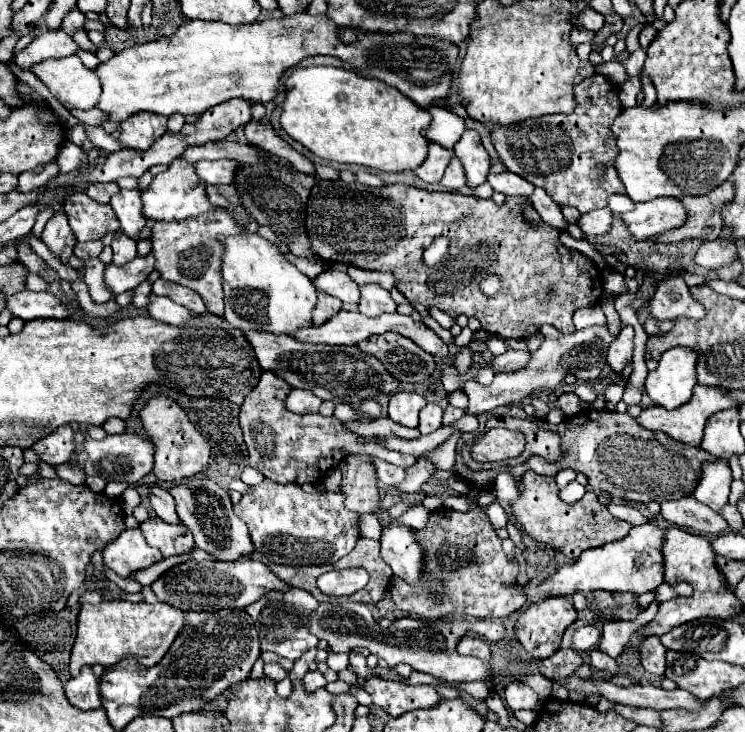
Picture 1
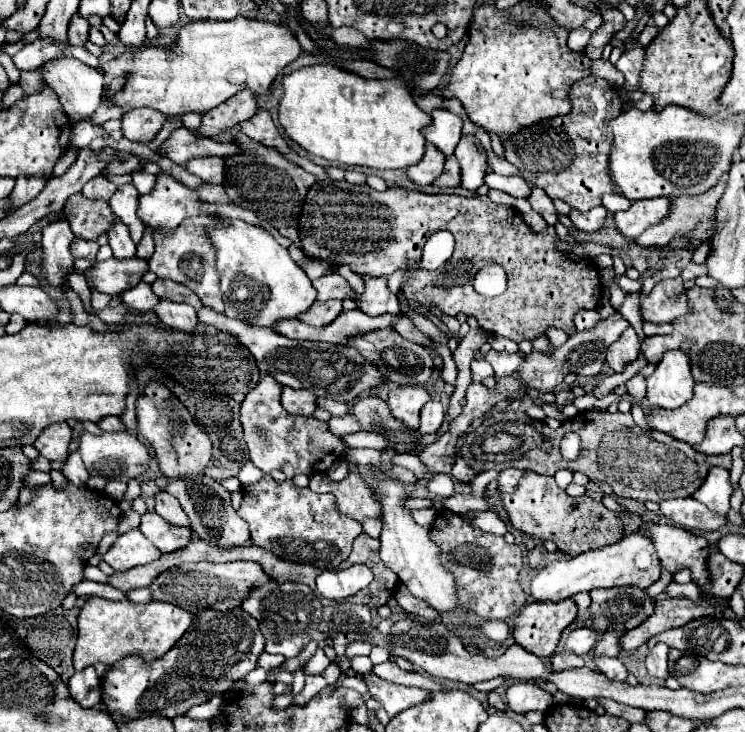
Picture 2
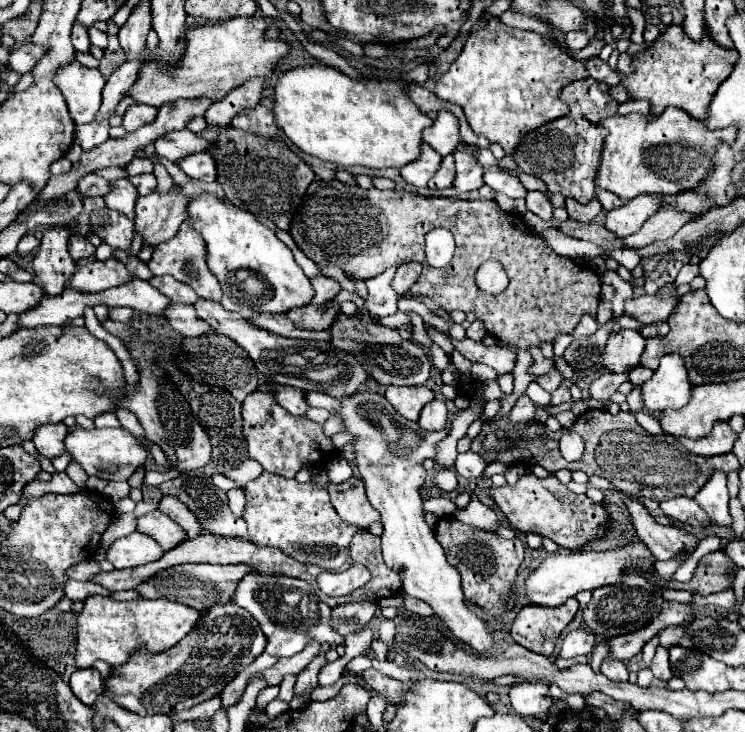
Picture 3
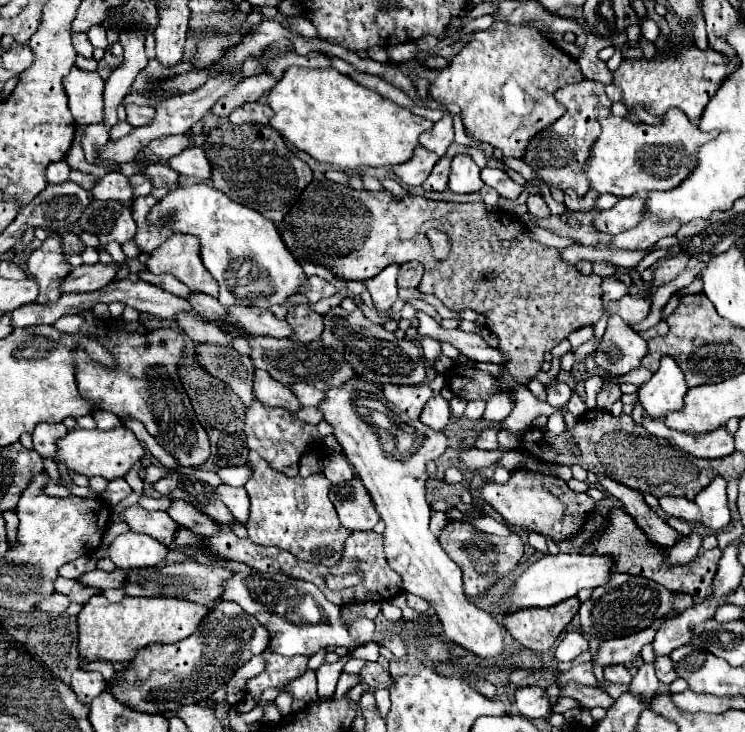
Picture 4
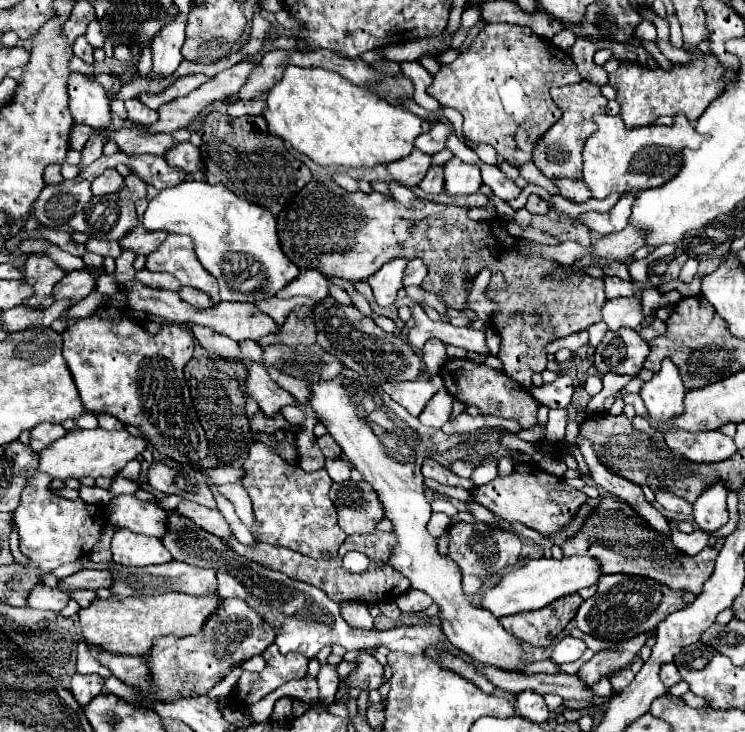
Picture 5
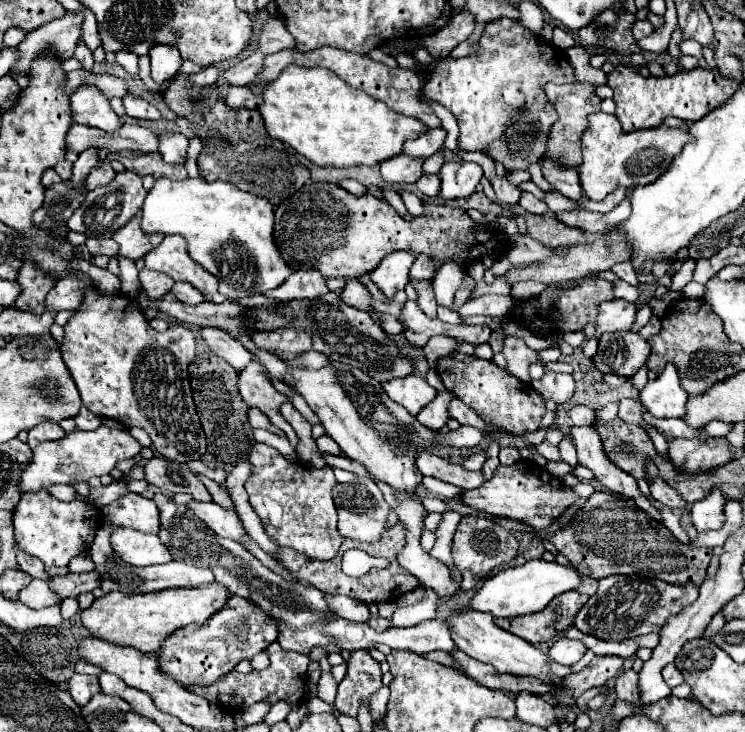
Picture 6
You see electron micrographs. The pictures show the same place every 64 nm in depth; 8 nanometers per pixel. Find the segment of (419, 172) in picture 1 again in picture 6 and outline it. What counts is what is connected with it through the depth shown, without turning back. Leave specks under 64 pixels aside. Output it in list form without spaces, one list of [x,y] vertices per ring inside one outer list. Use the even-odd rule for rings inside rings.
[[[396,156],[390,160],[384,160],[380,164],[380,172],[384,182],[388,184],[414,184],[420,180],[422,172],[422,158],[414,158],[414,156]]]

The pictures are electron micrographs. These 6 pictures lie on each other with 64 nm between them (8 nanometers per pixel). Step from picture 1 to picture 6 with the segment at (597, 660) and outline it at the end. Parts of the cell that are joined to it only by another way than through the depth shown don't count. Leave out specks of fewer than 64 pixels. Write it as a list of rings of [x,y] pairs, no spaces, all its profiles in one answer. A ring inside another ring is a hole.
[[[626,670],[622,672],[618,678],[616,678],[616,684],[614,684],[614,690],[616,690],[616,696],[622,698],[622,700],[630,700],[630,702],[636,702],[636,680],[638,680],[638,674],[634,670]]]

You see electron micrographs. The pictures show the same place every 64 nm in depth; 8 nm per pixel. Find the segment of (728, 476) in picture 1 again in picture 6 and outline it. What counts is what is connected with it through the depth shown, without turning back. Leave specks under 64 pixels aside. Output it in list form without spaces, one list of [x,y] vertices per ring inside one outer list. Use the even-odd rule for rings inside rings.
[[[714,488],[714,492],[710,492],[706,498],[694,502],[690,506],[690,514],[692,514],[692,522],[696,530],[698,532],[720,530],[722,524],[726,522],[724,504],[726,504],[726,498],[720,492],[720,488]]]

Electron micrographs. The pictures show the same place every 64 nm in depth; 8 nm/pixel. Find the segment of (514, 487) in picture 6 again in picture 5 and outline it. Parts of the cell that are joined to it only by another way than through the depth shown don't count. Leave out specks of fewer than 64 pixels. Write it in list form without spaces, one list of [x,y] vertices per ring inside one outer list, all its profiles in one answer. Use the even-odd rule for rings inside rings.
[[[518,464],[518,468],[508,478],[494,478],[492,482],[476,488],[472,496],[476,504],[488,508],[502,520],[518,522],[522,526],[540,532],[542,536],[556,534],[564,526],[568,526],[576,510],[588,500],[584,492],[568,486],[564,478],[546,474],[540,468],[530,464]]]

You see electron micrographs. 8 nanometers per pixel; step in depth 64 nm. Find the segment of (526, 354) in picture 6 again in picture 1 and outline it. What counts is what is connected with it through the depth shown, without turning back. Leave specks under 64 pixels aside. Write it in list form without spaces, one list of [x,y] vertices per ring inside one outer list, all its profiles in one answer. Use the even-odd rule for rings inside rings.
[[[318,180],[320,184],[312,188],[312,194],[310,194],[310,200],[308,200],[308,216],[306,216],[306,228],[308,228],[308,238],[312,240],[312,250],[326,262],[344,262],[344,264],[354,264],[362,270],[380,270],[380,272],[390,272],[394,274],[396,278],[396,284],[406,284],[406,280],[414,280],[414,296],[408,298],[408,300],[416,300],[416,304],[422,304],[426,310],[430,308],[438,308],[446,314],[450,314],[452,318],[464,314],[464,316],[474,316],[480,320],[482,324],[482,330],[486,330],[488,334],[498,334],[502,338],[530,338],[532,334],[538,334],[540,326],[542,324],[552,324],[556,330],[560,330],[562,334],[572,334],[576,328],[572,324],[572,314],[582,308],[582,306],[592,306],[600,300],[602,296],[602,280],[600,280],[600,272],[598,268],[594,266],[594,262],[576,252],[576,250],[570,250],[566,248],[562,242],[560,242],[560,232],[548,224],[532,224],[528,222],[528,218],[524,216],[524,208],[530,206],[530,198],[516,198],[516,196],[510,196],[506,198],[506,202],[502,206],[494,204],[492,200],[482,200],[482,198],[476,198],[476,196],[462,196],[462,194],[456,194],[456,192],[426,192],[426,190],[420,190],[420,188],[414,188],[414,186],[406,186],[406,184],[384,184],[380,188],[372,188],[372,186],[364,186],[360,182],[342,182],[342,180]],[[440,236],[446,236],[450,240],[450,246],[448,246],[448,252],[446,252],[446,270],[436,270],[434,266],[426,266],[424,260],[422,260],[422,252],[430,246],[430,242],[434,242],[436,238]],[[486,274],[496,274],[502,282],[502,290],[496,294],[496,296],[484,296],[478,288],[478,284],[484,280]]]

